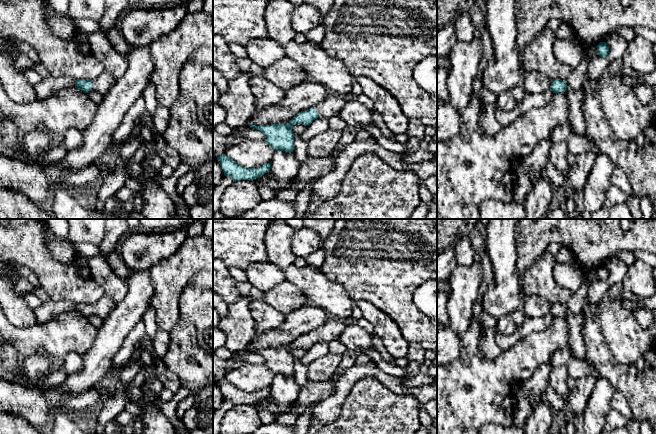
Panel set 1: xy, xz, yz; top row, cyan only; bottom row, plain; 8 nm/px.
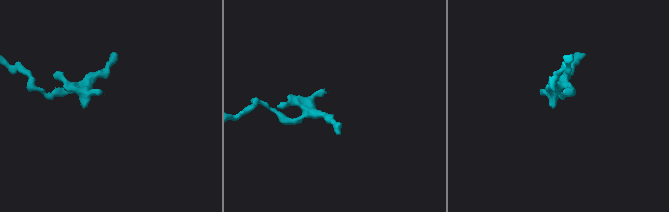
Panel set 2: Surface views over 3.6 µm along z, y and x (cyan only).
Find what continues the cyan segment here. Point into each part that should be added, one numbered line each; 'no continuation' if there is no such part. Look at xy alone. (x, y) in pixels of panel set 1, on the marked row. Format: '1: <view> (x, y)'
1: xy (102, 84)

